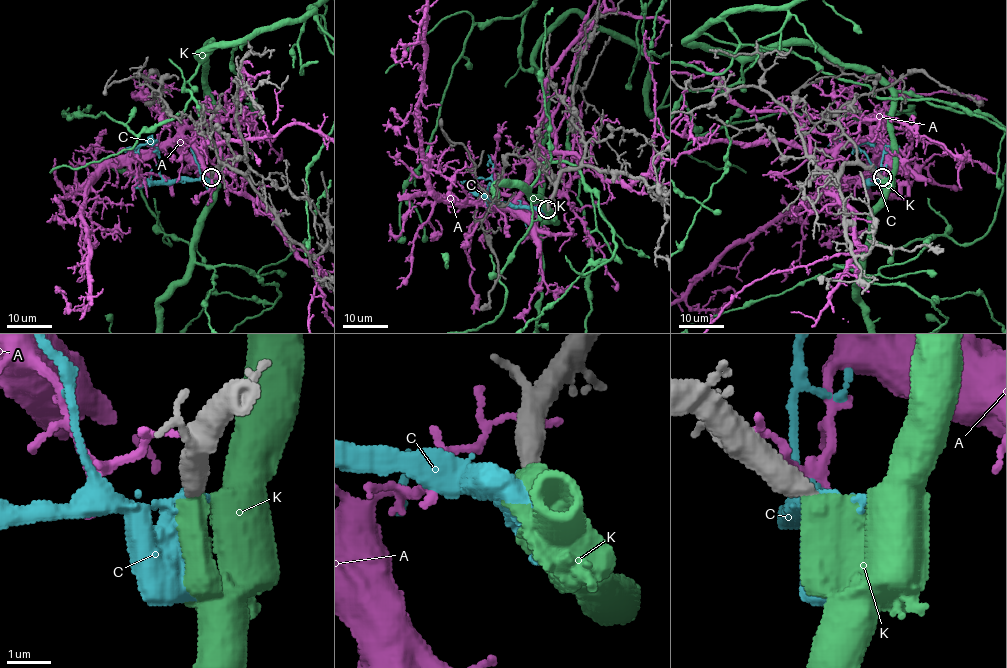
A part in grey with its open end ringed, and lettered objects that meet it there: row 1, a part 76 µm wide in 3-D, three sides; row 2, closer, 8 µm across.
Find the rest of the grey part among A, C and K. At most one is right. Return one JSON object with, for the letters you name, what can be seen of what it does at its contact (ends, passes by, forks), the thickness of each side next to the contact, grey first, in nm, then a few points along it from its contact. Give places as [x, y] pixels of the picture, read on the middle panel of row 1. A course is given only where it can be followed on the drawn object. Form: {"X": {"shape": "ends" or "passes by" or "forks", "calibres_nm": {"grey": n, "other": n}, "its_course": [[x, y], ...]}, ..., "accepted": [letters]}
{"C": {"shape": "ends", "calibres_nm": {"grey": 480, "other": 300}, "its_course": [[547, 209], [495, 204], [493, 182], [481, 178], [460, 181]]}, "accepted": ["C"]}

